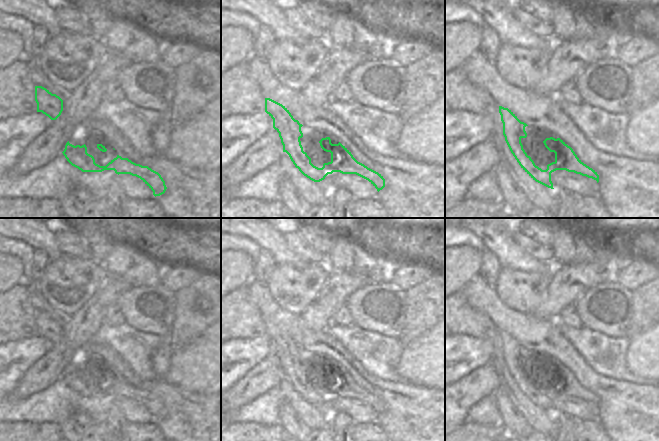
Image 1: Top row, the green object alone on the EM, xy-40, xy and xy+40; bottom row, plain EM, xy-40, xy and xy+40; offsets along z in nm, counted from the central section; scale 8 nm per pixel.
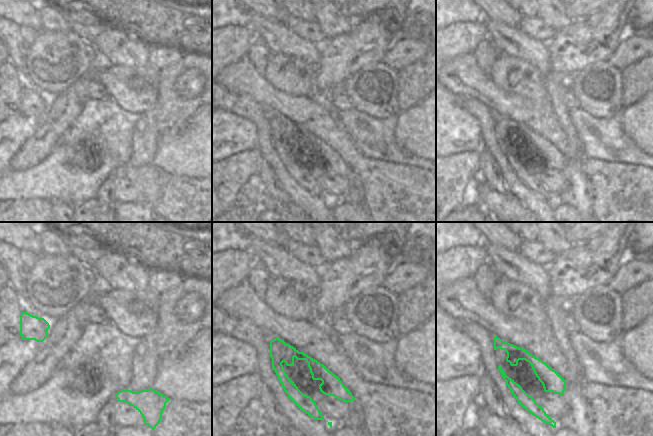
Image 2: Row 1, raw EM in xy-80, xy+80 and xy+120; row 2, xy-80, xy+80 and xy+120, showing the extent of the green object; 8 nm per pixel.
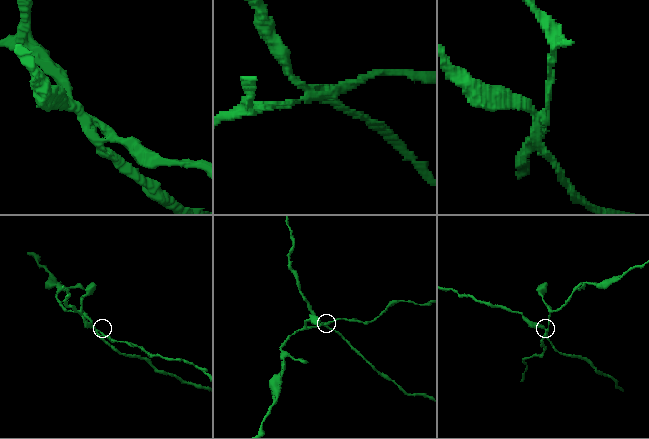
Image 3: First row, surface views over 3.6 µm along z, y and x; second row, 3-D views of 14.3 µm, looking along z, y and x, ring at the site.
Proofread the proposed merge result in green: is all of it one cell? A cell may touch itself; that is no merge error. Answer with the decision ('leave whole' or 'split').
split

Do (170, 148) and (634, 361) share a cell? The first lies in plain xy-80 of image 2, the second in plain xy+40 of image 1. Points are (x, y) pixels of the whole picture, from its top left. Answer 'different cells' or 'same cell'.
same cell

